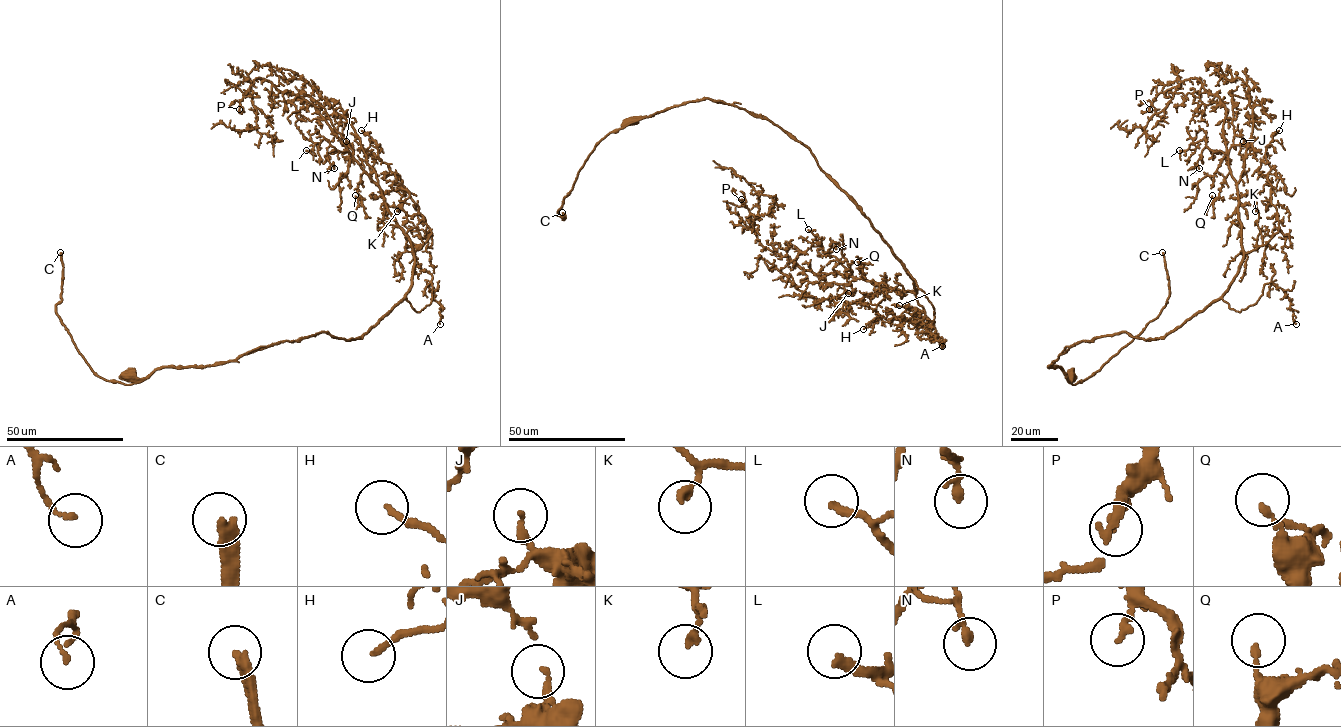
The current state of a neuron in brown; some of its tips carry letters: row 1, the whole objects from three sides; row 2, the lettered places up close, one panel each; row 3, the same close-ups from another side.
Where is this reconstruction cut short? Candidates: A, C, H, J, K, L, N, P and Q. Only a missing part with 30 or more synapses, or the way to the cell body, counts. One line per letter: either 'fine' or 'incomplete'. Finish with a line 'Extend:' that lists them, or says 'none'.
A: fine
C: incomplete
H: fine
J: fine
K: fine
L: incomplete
N: fine
P: fine
Q: fine
Extend: C, L

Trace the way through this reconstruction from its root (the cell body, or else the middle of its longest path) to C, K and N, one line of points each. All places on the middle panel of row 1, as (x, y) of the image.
C: (630, 120), (634, 121), (609, 132), (589, 155), (558, 209), (557, 215), (564, 219), (562, 212)
K: (630, 120), (708, 98), (778, 125), (809, 149), (818, 167), (869, 219), (913, 278), (925, 312), (899, 305)
N: (630, 120), (708, 98), (777, 124), (809, 149), (869, 219), (916, 292), (855, 279), (829, 253), (836, 249)

